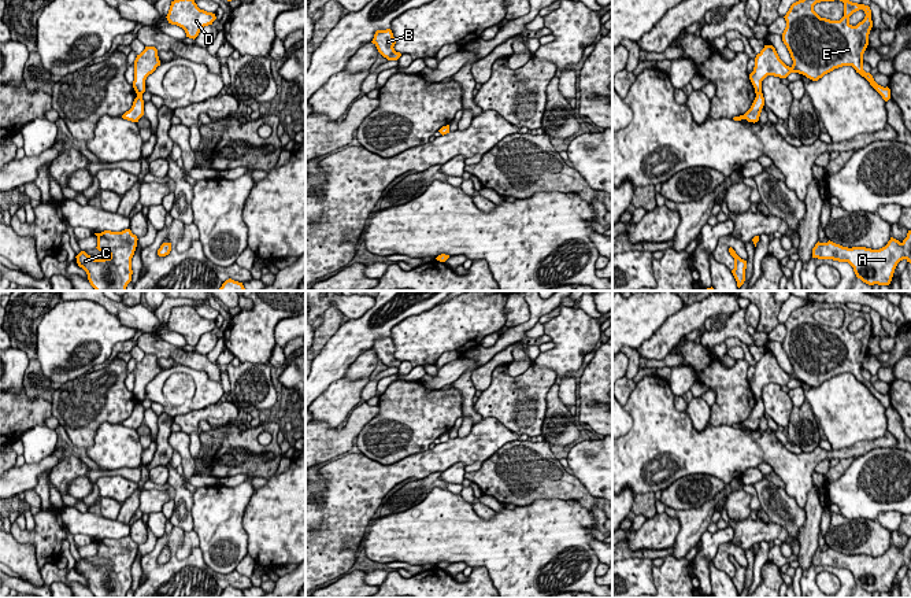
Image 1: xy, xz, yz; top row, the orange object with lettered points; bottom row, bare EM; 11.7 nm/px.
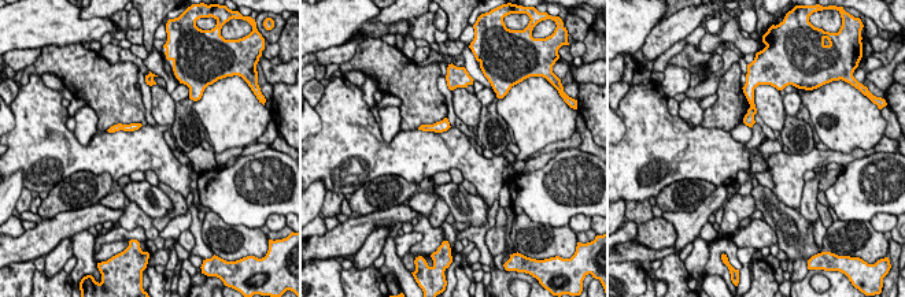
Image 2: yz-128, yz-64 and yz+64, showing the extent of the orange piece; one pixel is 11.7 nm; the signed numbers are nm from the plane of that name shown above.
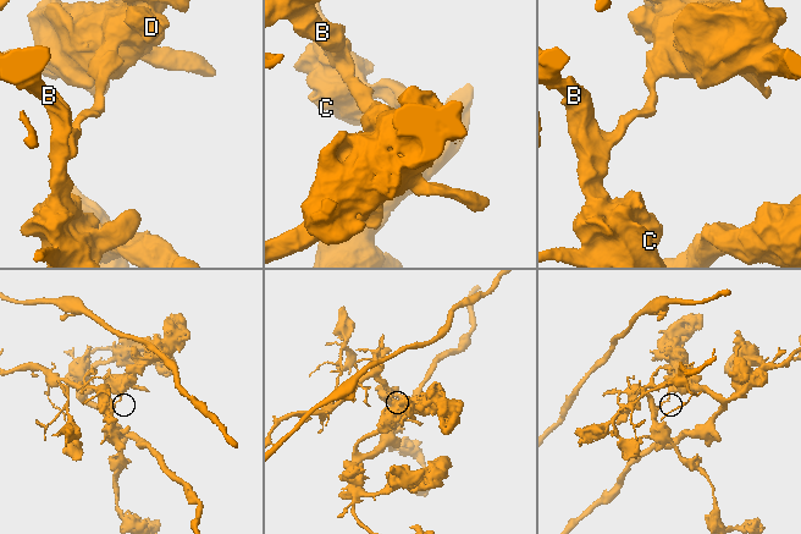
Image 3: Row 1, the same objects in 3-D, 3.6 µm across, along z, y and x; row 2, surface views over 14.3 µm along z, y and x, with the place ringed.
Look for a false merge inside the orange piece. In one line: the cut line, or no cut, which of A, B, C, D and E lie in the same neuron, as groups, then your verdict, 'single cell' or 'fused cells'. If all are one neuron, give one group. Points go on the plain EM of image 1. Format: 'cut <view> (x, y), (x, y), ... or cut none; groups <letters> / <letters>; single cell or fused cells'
cut yz (756, 403), (763, 406); groups A D E / B C; fused cells

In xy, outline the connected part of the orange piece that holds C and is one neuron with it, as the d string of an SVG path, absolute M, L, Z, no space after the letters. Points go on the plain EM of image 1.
M130 536L122 539L104 538L97 543L97 557L108 560L104 566L95 566L85 558L75 565L82 575L90 593L96 598L126 598L132 588L132 565L137 554L137 543Z

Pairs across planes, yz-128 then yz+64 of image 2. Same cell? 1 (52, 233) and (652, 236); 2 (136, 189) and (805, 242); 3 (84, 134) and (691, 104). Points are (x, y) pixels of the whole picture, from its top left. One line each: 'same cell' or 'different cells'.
1: same cell
2: same cell
3: same cell

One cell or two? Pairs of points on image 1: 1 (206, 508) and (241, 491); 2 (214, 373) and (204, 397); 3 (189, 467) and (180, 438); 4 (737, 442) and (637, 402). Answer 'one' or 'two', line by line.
1: one
2: two
3: one
4: one

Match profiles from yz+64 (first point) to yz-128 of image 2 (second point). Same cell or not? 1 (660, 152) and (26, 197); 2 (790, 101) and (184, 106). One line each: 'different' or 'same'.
1: different
2: different

